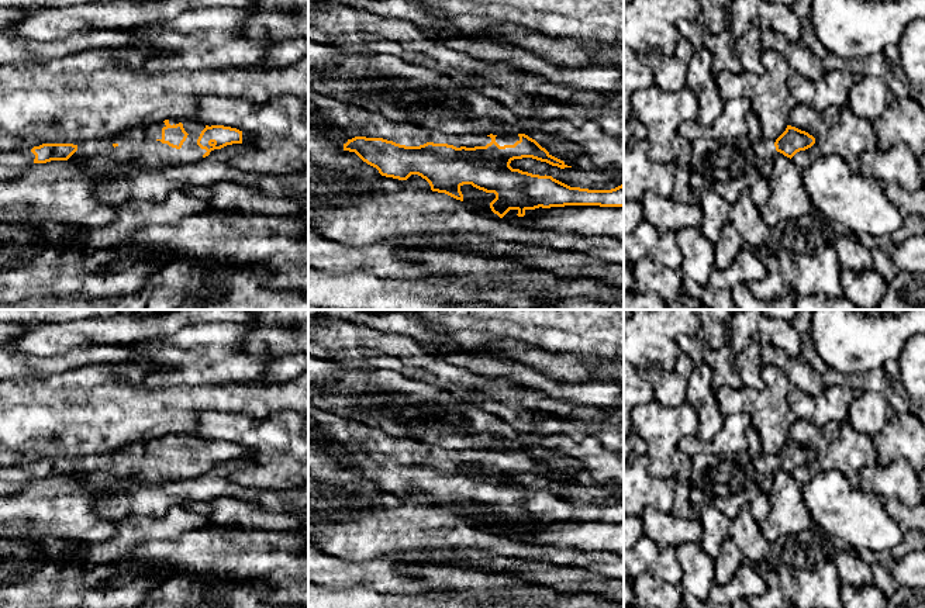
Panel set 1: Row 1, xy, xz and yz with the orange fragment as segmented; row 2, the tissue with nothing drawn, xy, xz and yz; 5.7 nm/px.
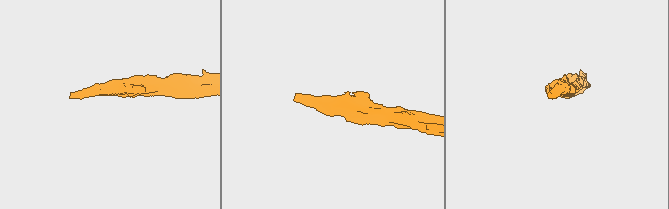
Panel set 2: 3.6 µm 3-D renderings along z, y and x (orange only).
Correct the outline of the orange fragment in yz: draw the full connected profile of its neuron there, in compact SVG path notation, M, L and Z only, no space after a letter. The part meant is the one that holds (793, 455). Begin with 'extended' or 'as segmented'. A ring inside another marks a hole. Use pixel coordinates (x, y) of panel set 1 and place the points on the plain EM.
extended; M752 426L746 432L746 439L748 455L756 470L755 480L764 494L769 493L769 480L773 477L776 466L791 474L797 467L805 466L815 459L812 450L791 441L787 441L774 459L766 456L762 450L759 436Z

